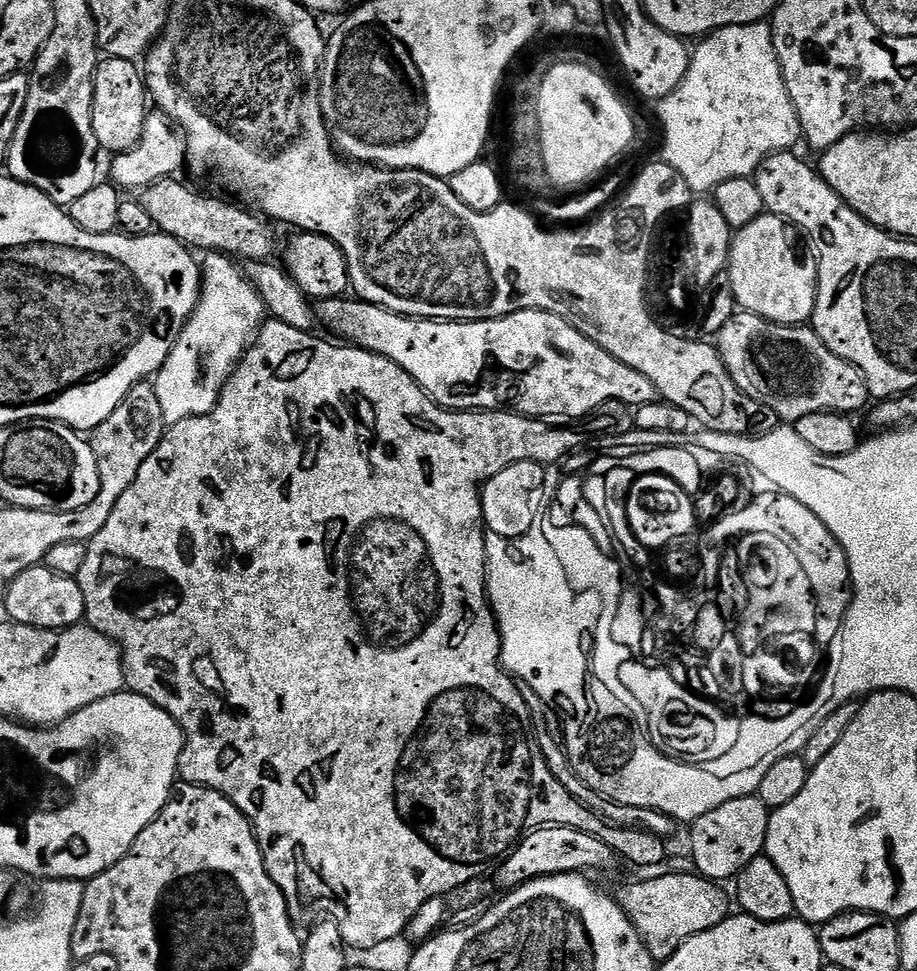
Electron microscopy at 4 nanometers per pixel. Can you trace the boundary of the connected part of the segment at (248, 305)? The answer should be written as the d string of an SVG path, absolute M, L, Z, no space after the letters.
M210 252L203 259L198 306L154 377L162 418L168 426L214 410L224 383L232 376L266 320L266 309L258 290L254 290L233 257Z

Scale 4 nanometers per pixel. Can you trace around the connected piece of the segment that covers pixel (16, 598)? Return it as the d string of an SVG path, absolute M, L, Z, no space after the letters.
M37 566L11 577L8 592L2 598L8 611L7 619L13 624L25 624L46 630L74 628L84 620L84 599L77 577L54 574L54 570Z

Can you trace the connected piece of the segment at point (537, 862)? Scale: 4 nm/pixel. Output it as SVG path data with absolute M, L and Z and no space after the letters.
M535 828L533 832L527 833L521 839L520 843L499 861L496 874L494 874L495 887L502 890L511 890L519 888L521 884L528 884L531 880L537 880L543 876L566 876L569 874L592 874L597 868L598 871L604 872L607 868L612 868L618 863L618 857L615 850L606 846L598 838L586 834L577 828Z

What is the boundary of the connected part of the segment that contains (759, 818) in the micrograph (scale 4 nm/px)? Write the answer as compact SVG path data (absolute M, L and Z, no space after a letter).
M753 794L734 798L706 814L691 821L692 860L696 863L695 871L708 880L717 882L731 881L750 862L754 862L764 852L764 843L768 833L770 810Z

